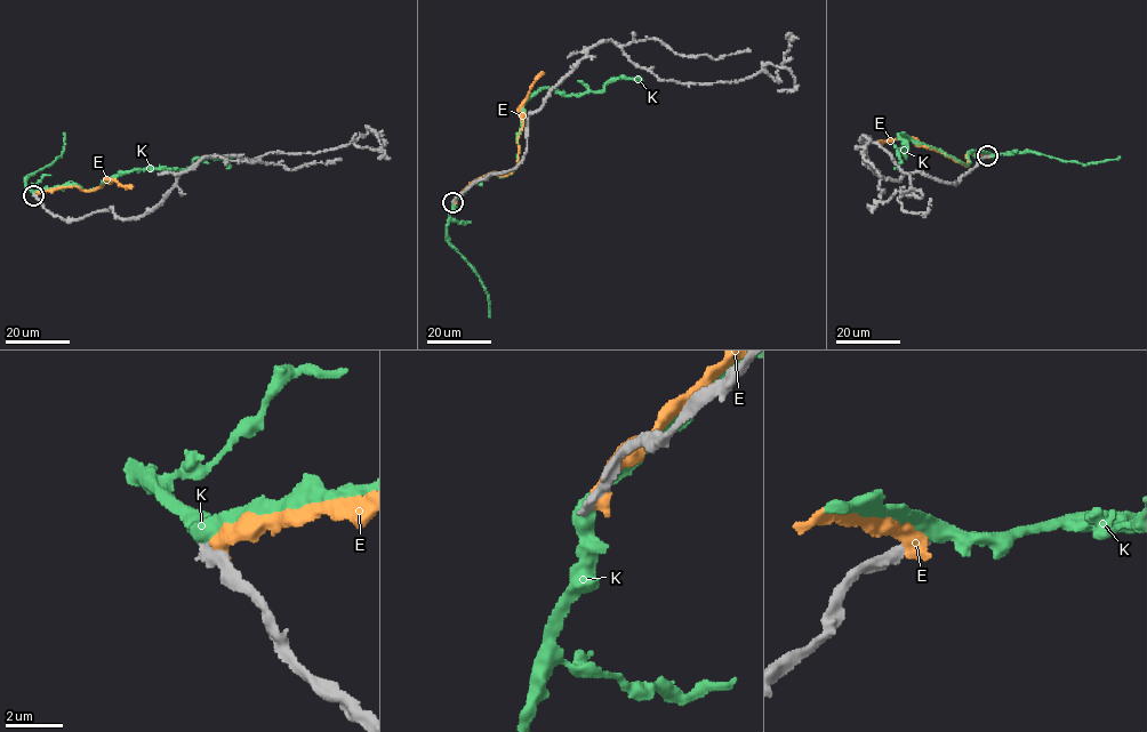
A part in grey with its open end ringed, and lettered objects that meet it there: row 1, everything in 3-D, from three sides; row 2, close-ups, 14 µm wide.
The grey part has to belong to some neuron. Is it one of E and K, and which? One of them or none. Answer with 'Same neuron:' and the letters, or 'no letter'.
Same neuron: no letter

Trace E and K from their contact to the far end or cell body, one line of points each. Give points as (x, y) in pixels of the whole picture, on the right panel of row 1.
E: (986, 157), (970, 151), (968, 166), (921, 145), (914, 139), (875, 142)
K: (987, 154), (969, 152), (968, 166), (898, 135), (907, 151), (905, 157), (898, 151), (893, 167)

